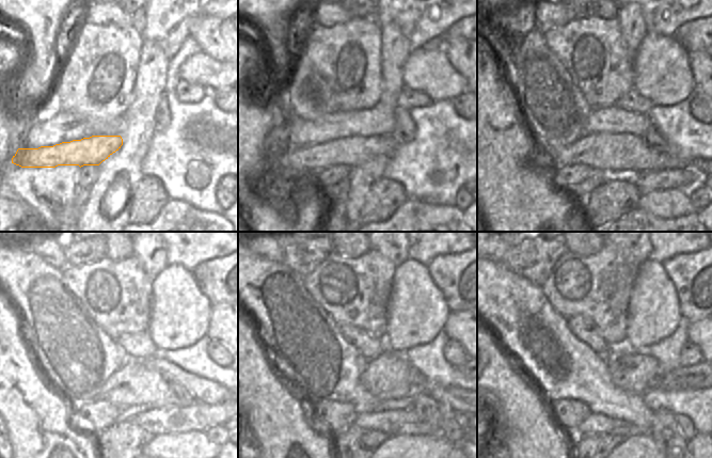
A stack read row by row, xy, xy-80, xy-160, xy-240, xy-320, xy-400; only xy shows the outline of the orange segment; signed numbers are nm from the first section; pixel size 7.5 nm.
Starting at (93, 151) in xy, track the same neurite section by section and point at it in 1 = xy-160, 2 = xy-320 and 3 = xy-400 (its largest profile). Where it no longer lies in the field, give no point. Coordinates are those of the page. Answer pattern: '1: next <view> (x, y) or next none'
1: next xy-160 (599, 151)
2: next xy-320 (389, 375)
3: next xy-400 (632, 372)

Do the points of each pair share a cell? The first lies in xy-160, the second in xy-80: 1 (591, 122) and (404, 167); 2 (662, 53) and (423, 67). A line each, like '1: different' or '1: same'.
1: different
2: same

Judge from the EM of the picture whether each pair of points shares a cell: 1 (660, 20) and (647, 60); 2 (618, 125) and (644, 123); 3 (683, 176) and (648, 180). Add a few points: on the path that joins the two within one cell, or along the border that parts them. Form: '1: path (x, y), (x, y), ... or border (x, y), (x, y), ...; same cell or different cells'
1: border (648, 32), (673, 35); different cells
2: path (625, 123), (637, 123); same cell
3: path (675, 178), (657, 180); same cell

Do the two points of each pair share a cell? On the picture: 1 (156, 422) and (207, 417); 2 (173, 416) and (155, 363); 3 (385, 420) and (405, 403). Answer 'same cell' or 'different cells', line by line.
1: same cell
2: different cells
3: different cells

